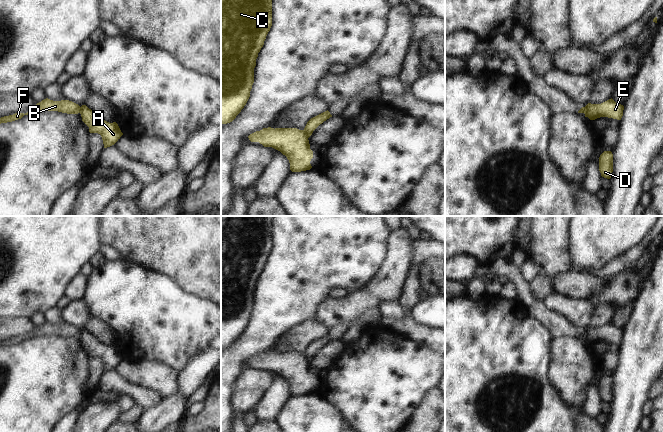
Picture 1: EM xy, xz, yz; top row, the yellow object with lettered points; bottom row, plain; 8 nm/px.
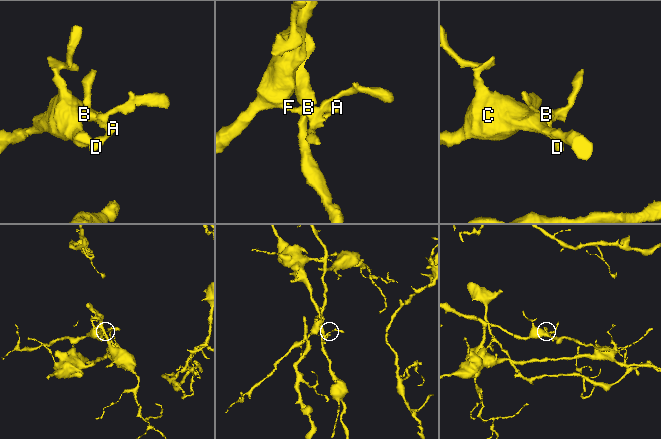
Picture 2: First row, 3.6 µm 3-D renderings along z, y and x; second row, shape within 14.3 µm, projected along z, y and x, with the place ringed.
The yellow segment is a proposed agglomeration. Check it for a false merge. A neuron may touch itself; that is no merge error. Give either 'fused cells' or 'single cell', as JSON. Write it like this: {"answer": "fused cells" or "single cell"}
{"answer": "fused cells"}

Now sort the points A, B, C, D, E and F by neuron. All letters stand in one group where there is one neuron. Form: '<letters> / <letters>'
A D / B C E F

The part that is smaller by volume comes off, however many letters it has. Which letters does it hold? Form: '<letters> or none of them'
A, D.

